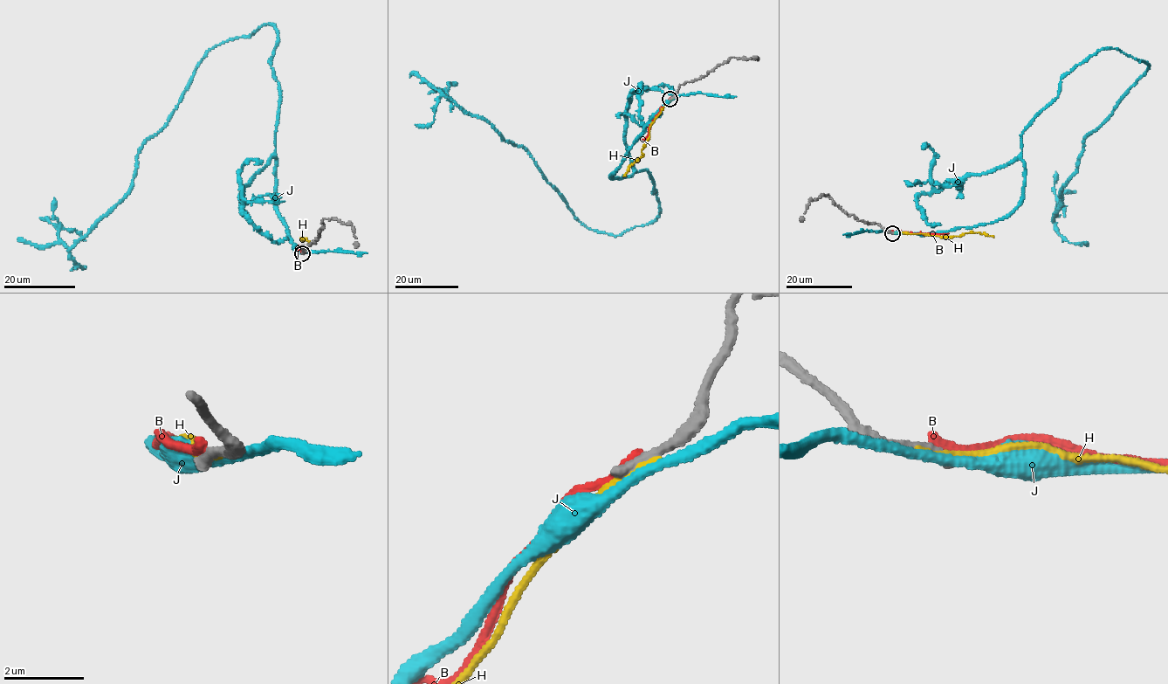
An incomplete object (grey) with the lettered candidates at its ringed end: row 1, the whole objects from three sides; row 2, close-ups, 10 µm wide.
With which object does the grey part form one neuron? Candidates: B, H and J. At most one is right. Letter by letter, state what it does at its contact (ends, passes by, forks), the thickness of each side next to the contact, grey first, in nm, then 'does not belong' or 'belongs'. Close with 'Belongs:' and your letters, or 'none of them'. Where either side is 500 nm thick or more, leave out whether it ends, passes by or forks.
B: it ends; calibres 280 and 280 nm; does not belong
H: it ends; calibres 300 and 190 nm; does not belong
J: it passes by; calibres 320 and 240 nm; does not belong
Belongs: none of them

